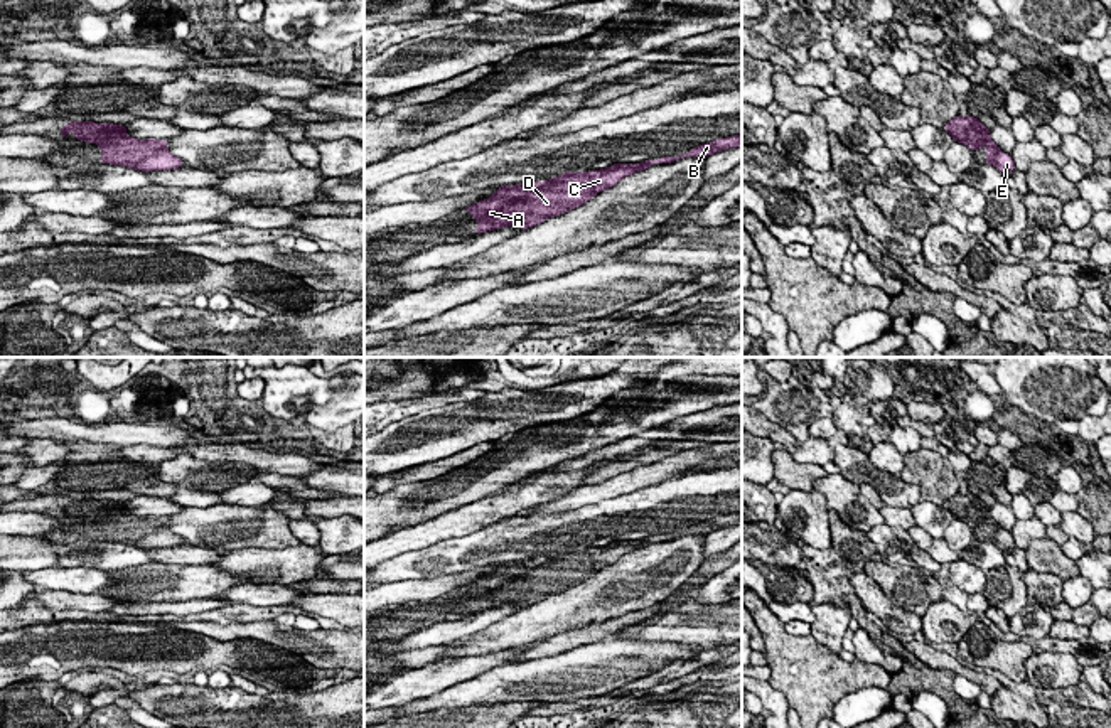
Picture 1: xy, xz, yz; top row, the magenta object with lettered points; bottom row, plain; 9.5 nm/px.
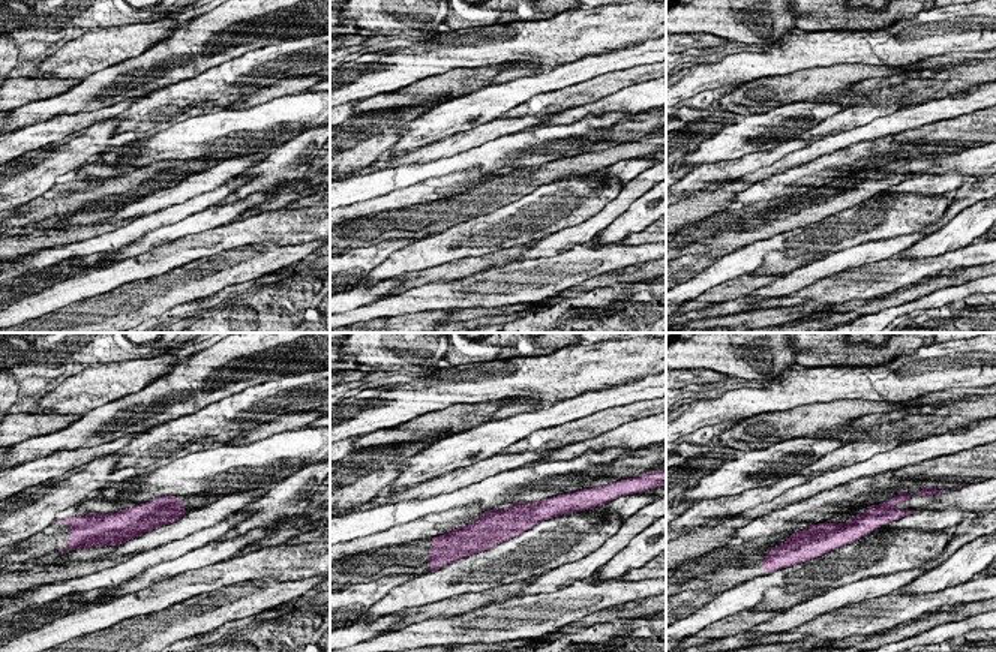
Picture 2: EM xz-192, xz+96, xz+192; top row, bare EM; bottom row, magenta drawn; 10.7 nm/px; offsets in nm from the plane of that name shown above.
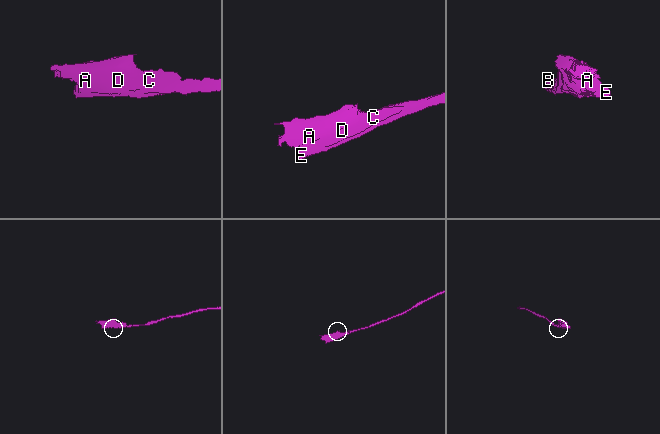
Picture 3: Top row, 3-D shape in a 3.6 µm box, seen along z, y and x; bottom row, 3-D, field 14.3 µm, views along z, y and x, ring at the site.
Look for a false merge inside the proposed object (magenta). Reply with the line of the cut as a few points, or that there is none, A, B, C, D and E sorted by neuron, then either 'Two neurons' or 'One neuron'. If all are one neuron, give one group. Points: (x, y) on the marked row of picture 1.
No split. Groups: A B C D E. One neuron

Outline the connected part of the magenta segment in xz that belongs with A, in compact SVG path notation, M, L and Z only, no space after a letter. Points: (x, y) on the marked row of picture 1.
M735 135L698 145L676 157L661 157L641 163L614 163L607 169L588 172L566 170L545 182L501 185L492 197L479 201L465 209L472 214L472 219L480 222L475 226L475 234L506 226L518 226L524 231L548 217L560 216L585 204L604 189L614 187L620 179L646 170L652 163L671 163L686 157L708 157L740 145L742 135Z

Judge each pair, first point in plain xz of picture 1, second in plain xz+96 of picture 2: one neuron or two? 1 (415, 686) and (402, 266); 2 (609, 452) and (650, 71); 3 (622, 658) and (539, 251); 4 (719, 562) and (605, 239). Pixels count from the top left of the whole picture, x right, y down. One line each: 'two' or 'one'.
1: two
2: two
3: two
4: two

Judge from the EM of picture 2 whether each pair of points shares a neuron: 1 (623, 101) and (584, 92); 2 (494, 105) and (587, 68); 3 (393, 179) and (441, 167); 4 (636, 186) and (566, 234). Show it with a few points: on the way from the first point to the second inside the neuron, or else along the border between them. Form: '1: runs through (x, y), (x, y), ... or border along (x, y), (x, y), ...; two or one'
1: border along (638, 83), (572, 108); two
2: runs through (516, 92), (564, 75); one
3: runs through (405, 176), (429, 170); one
4: runs through (618, 204), (584, 233); one

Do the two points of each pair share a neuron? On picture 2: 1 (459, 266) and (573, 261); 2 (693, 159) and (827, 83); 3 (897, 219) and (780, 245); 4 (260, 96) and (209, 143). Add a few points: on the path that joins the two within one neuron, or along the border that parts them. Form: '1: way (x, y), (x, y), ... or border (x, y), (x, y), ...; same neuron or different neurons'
1: border (488, 267), (455, 279); different neurons
2: border (795, 102), (777, 105), (759, 114); different neurons
3: way (869, 221), (828, 236), (812, 236), (809, 239); same neuron
4: border (279, 96), (246, 108), (225, 110); different neurons

